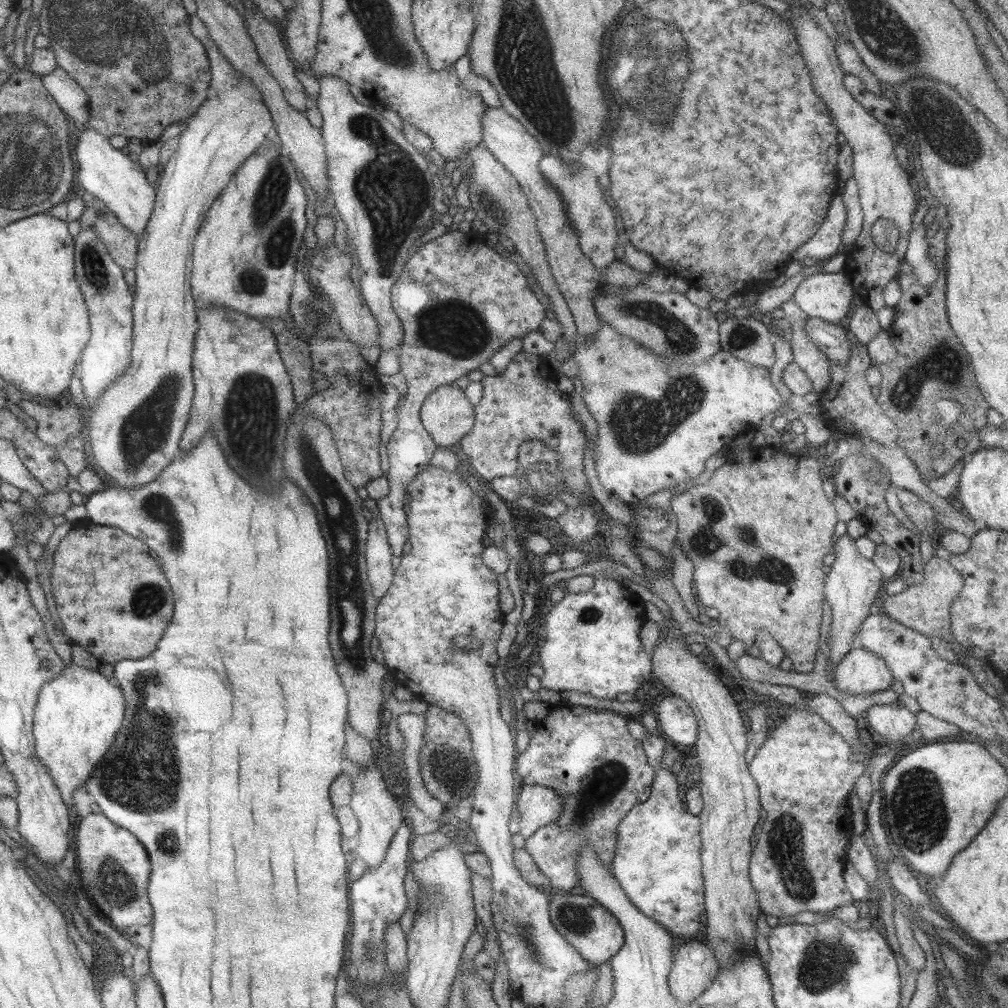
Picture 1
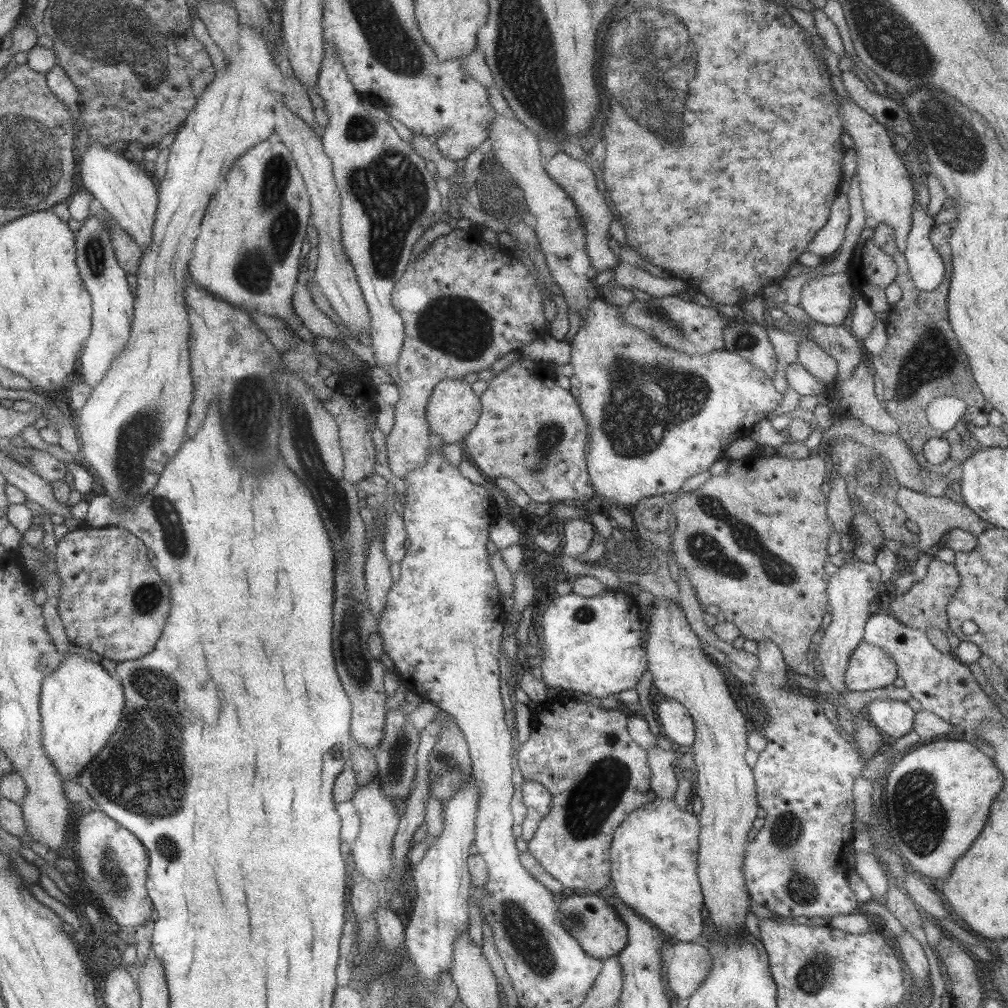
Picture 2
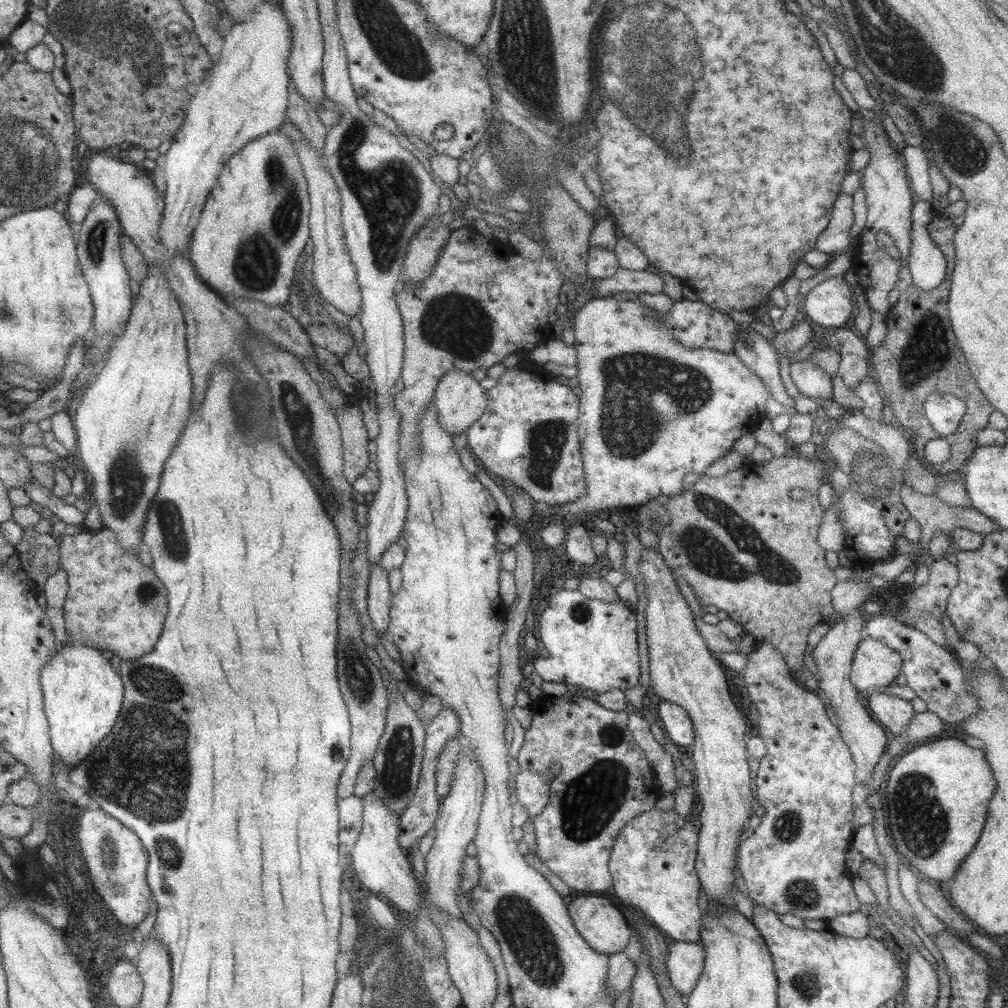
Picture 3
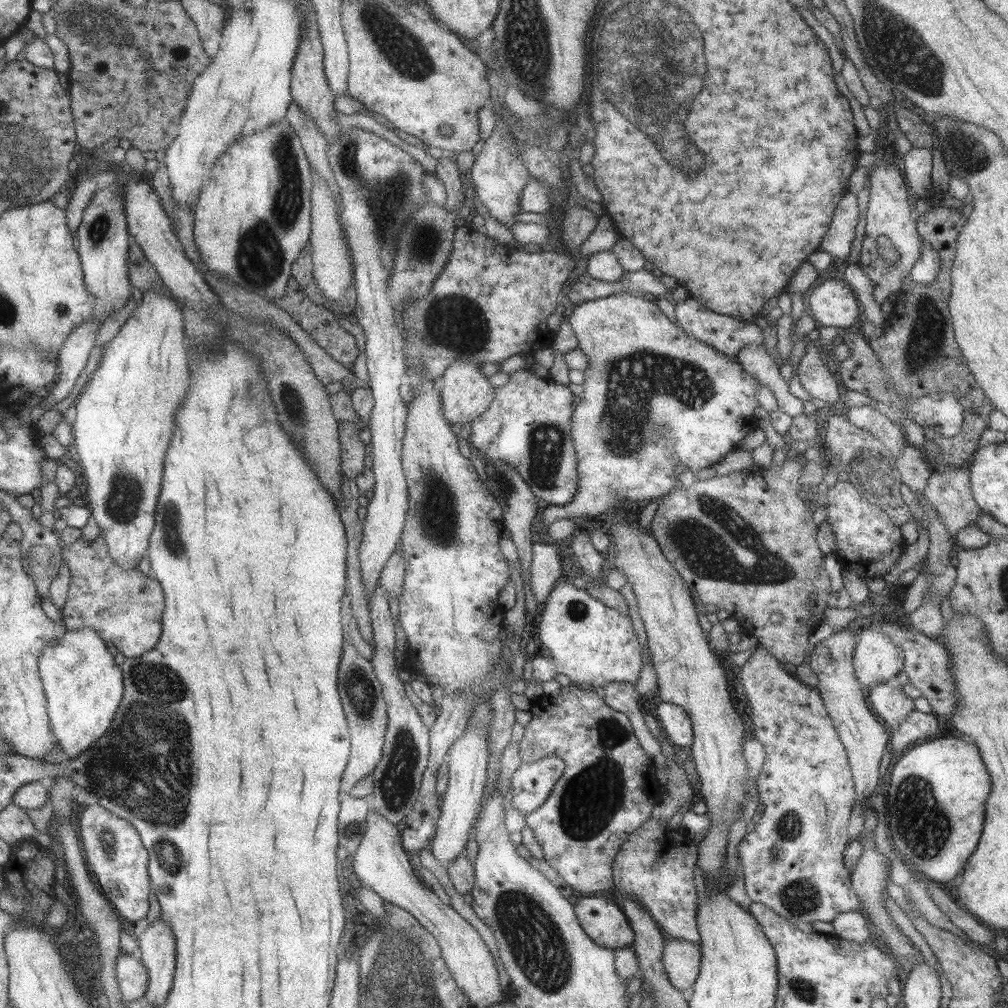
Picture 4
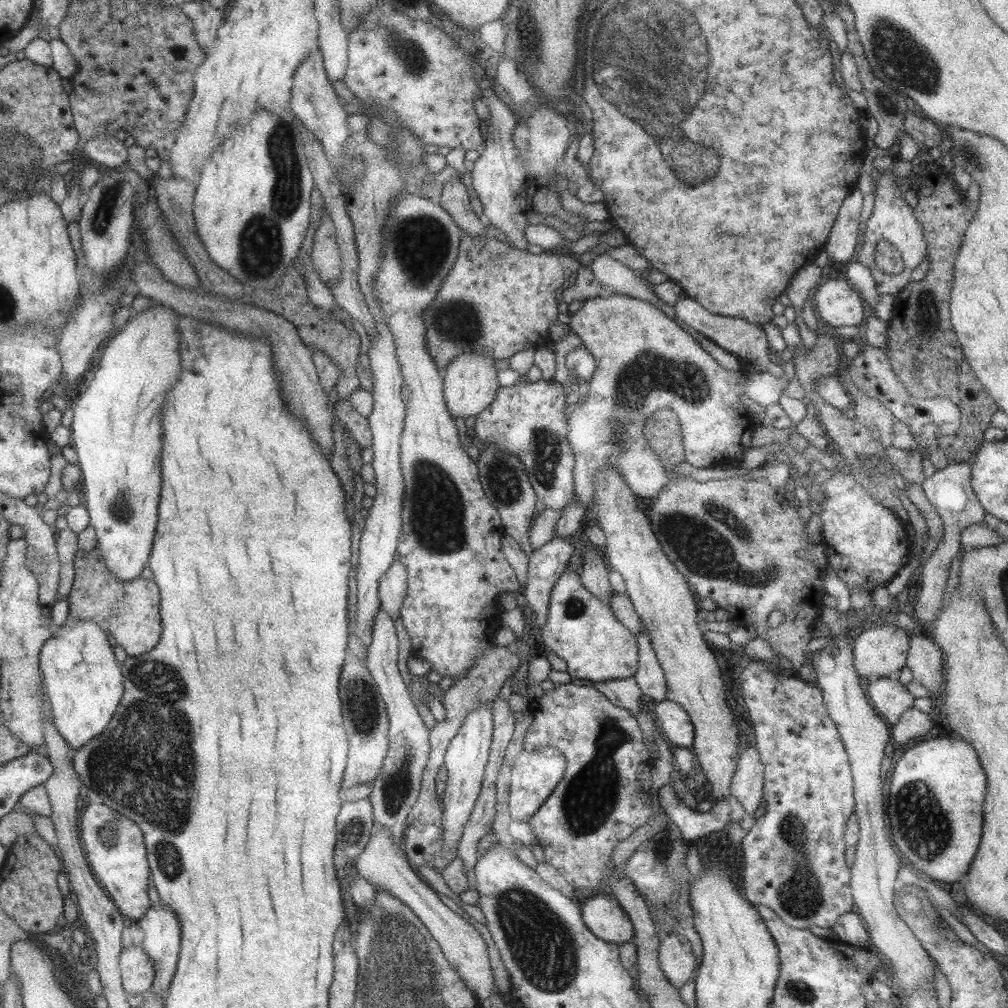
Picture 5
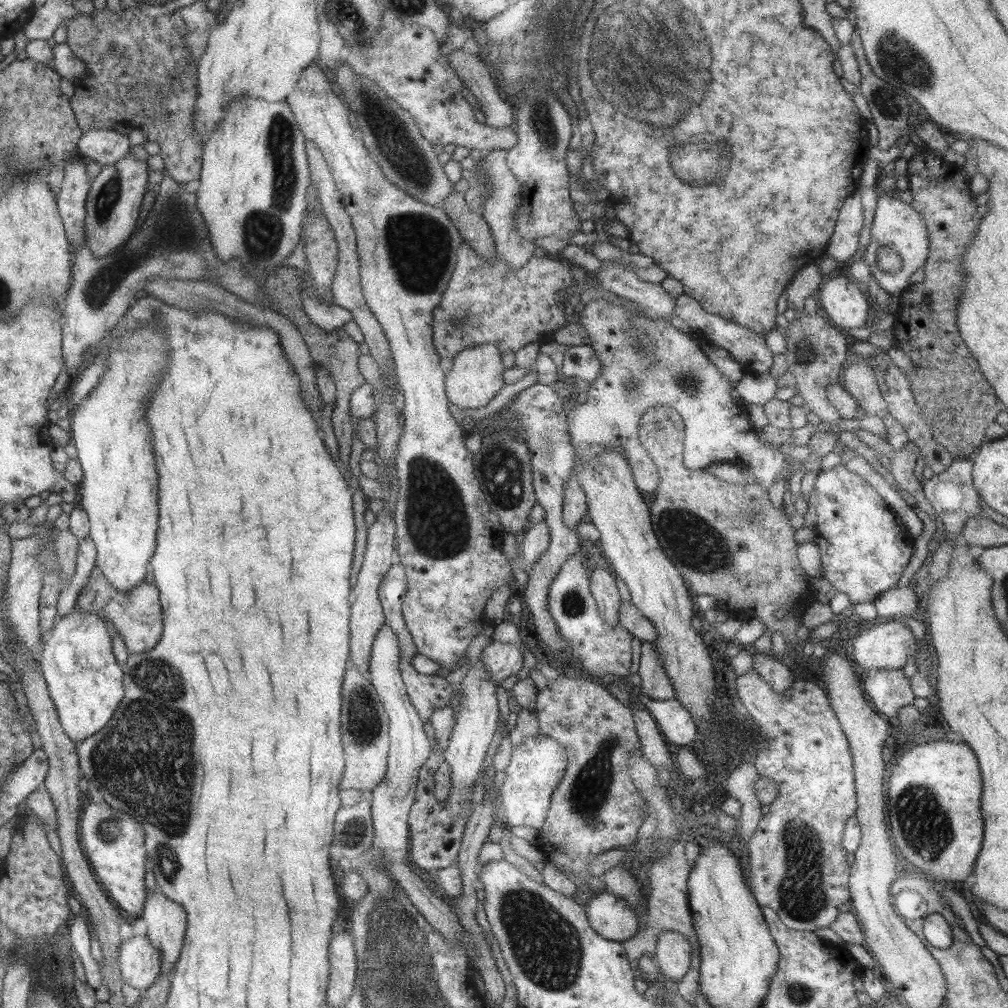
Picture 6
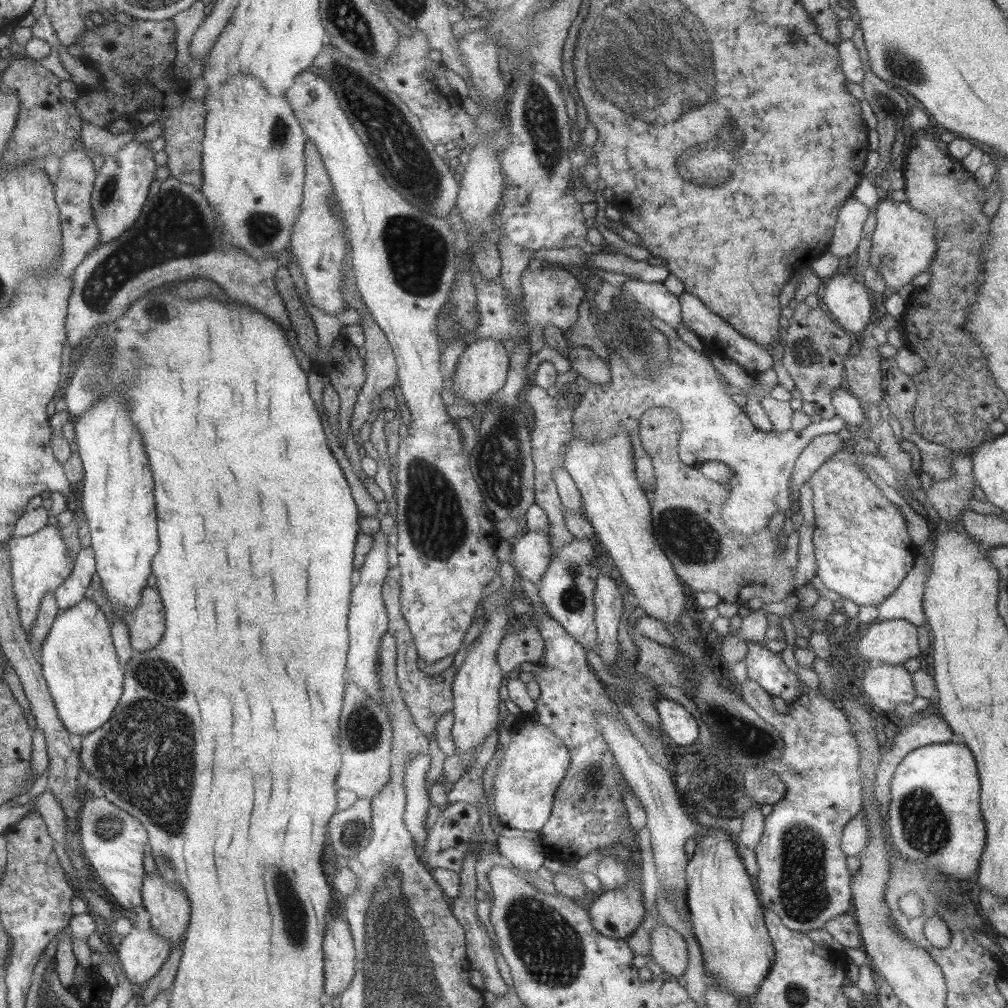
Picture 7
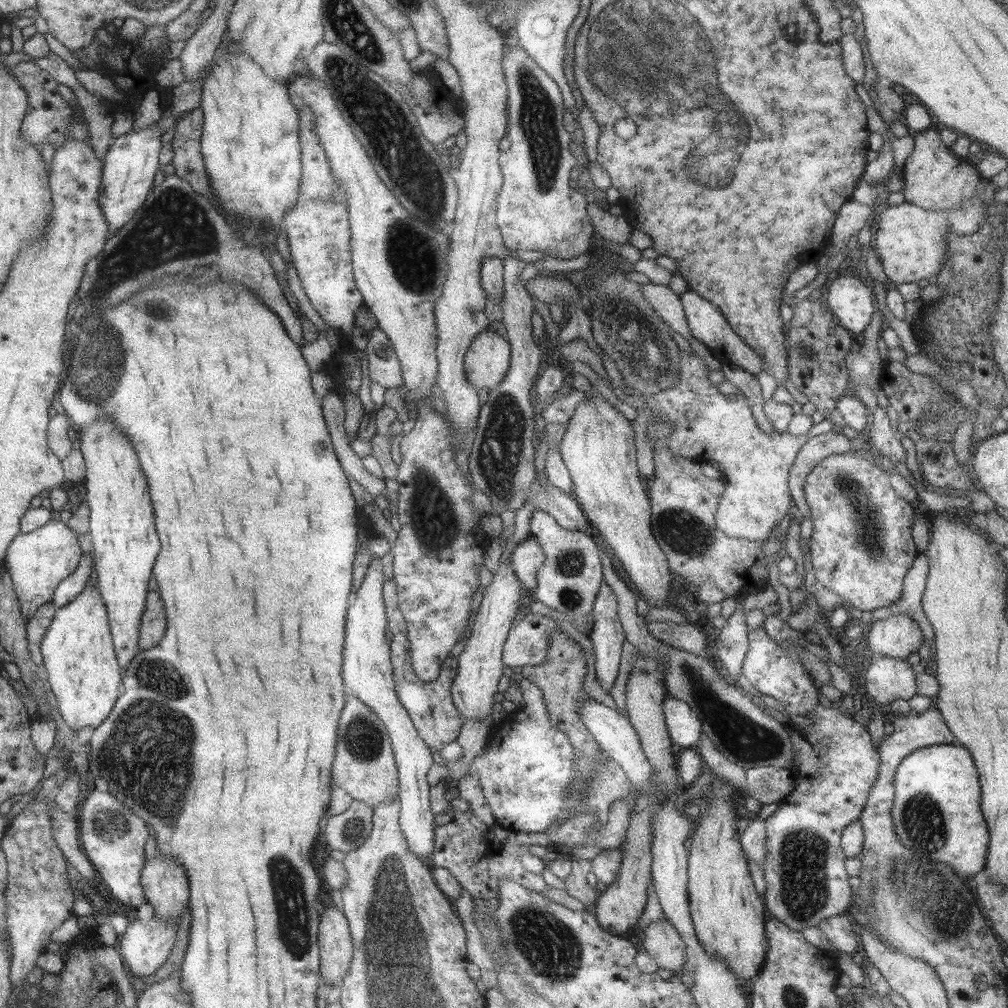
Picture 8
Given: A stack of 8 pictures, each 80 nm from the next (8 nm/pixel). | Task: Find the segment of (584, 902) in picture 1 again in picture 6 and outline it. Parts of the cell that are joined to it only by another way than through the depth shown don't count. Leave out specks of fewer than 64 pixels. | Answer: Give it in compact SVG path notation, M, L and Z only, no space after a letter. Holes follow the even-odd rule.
M600 893L584 907L590 927L605 940L621 942L639 929L634 910L618 896Z

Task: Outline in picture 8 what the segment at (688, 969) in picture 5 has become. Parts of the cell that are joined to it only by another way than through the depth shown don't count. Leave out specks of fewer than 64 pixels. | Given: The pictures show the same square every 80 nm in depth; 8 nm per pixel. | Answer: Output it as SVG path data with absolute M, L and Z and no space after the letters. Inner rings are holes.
M665 918L649 923L643 929L640 950L655 961L659 969L678 974L685 965L685 943L675 927Z

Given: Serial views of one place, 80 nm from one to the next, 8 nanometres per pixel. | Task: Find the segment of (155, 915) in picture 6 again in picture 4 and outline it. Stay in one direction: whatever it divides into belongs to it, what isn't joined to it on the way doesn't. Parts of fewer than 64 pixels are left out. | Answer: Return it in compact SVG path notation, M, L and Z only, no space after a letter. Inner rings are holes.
M160 918L153 919L137 936L139 961L147 972L144 1006L164 1004L173 983L175 944L170 928Z

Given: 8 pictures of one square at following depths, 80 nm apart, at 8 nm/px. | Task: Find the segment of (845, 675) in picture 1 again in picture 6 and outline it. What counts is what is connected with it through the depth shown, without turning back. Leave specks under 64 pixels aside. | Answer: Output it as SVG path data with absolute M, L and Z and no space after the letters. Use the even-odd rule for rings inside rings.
M894 620L885 624L873 626L866 631L859 632L852 639L854 661L865 669L873 670L897 670L901 669L905 662L913 661L918 648L917 641L911 635L909 627Z

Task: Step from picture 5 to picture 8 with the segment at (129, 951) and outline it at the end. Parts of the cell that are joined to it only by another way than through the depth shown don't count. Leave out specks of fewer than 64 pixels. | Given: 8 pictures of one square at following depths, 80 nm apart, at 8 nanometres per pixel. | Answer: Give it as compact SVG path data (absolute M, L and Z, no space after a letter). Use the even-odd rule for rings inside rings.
M153 915L148 923L142 924L137 918L131 916L131 920L119 940L121 944L119 955L122 965L127 966L126 970L129 970L135 977L143 979L161 967L174 946L178 924L179 918L178 920L174 920L174 918L160 920Z

